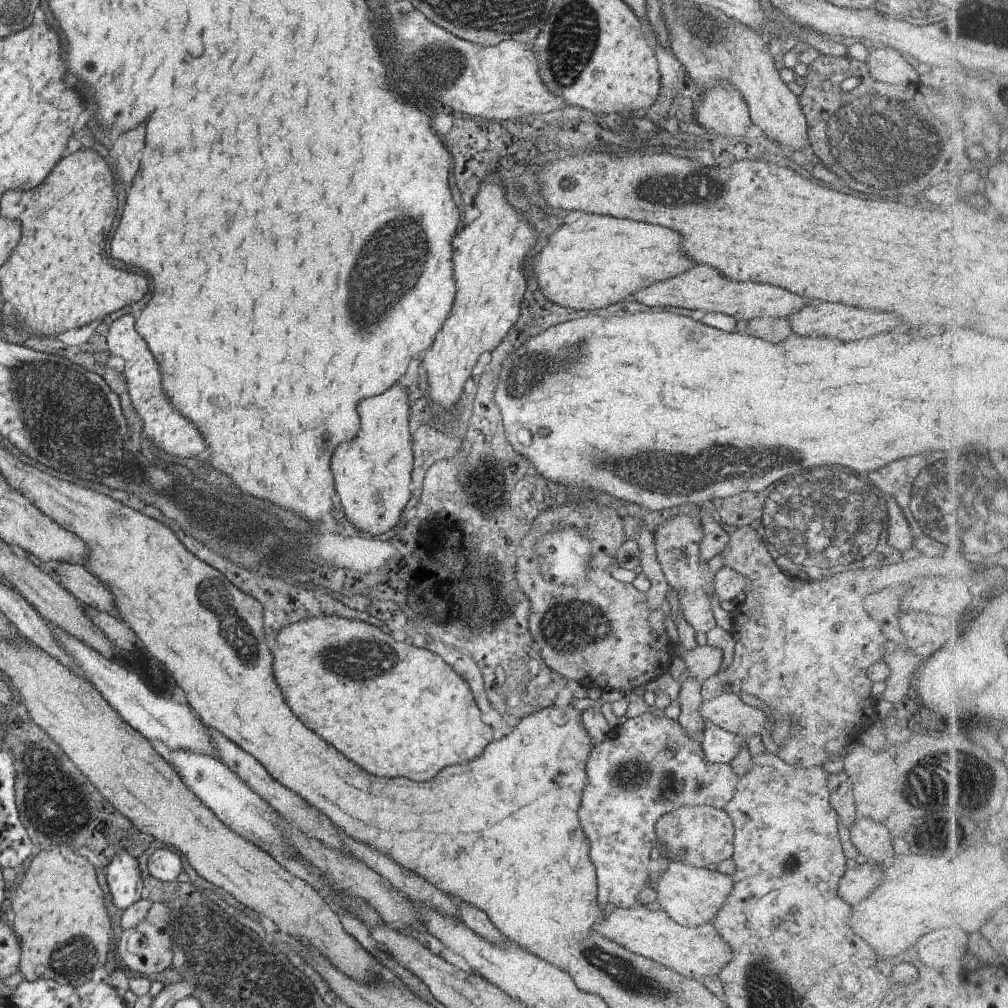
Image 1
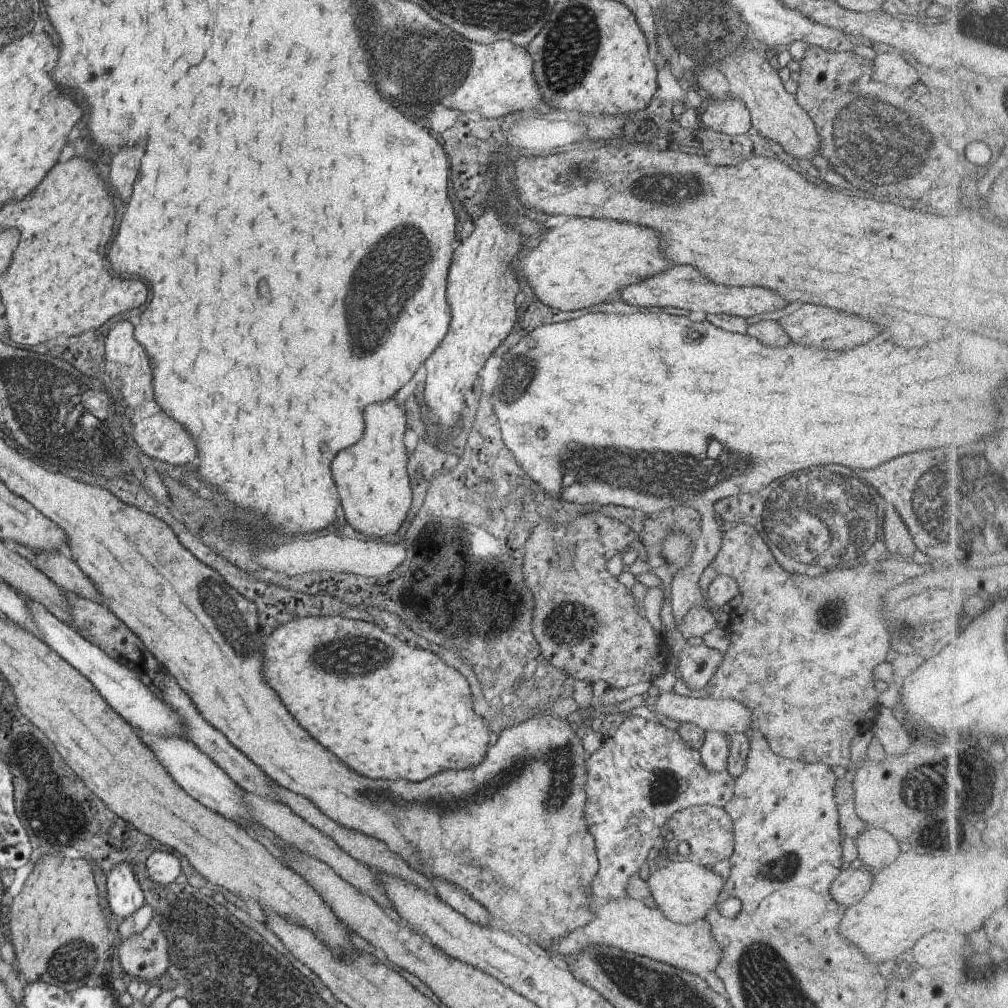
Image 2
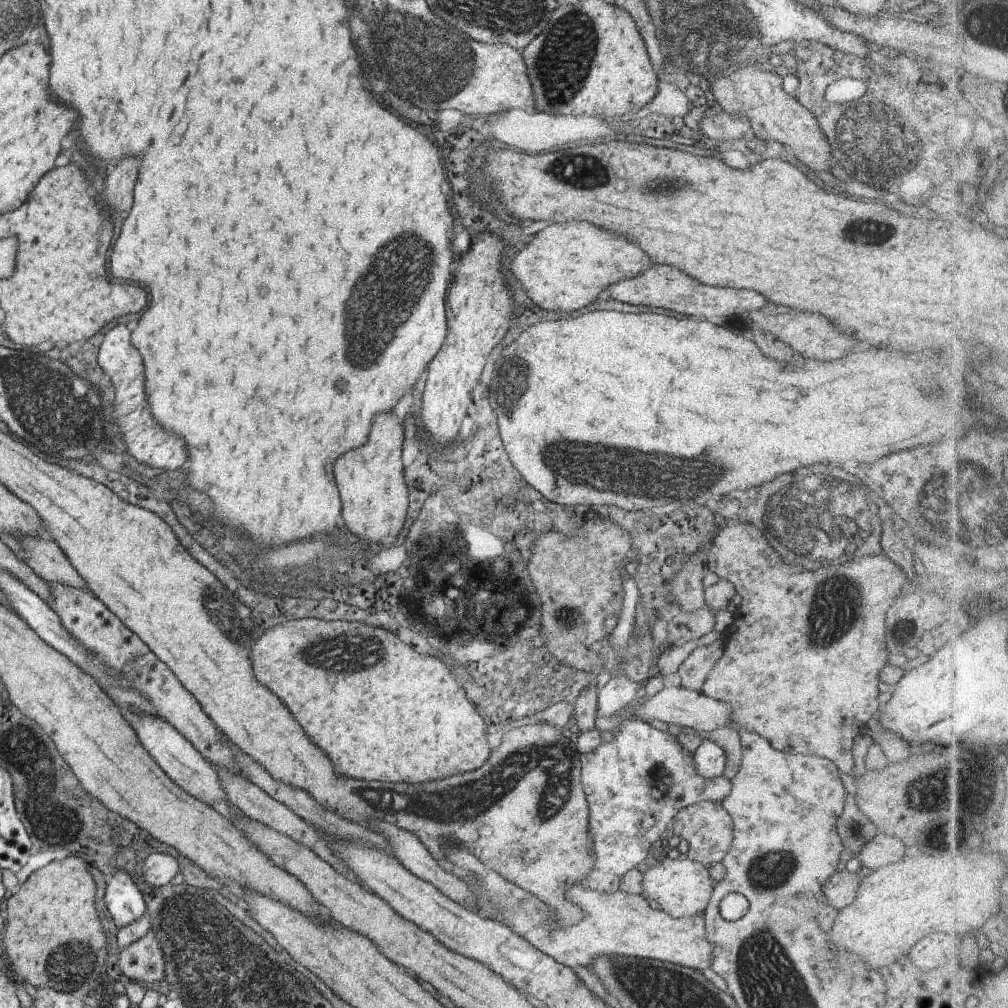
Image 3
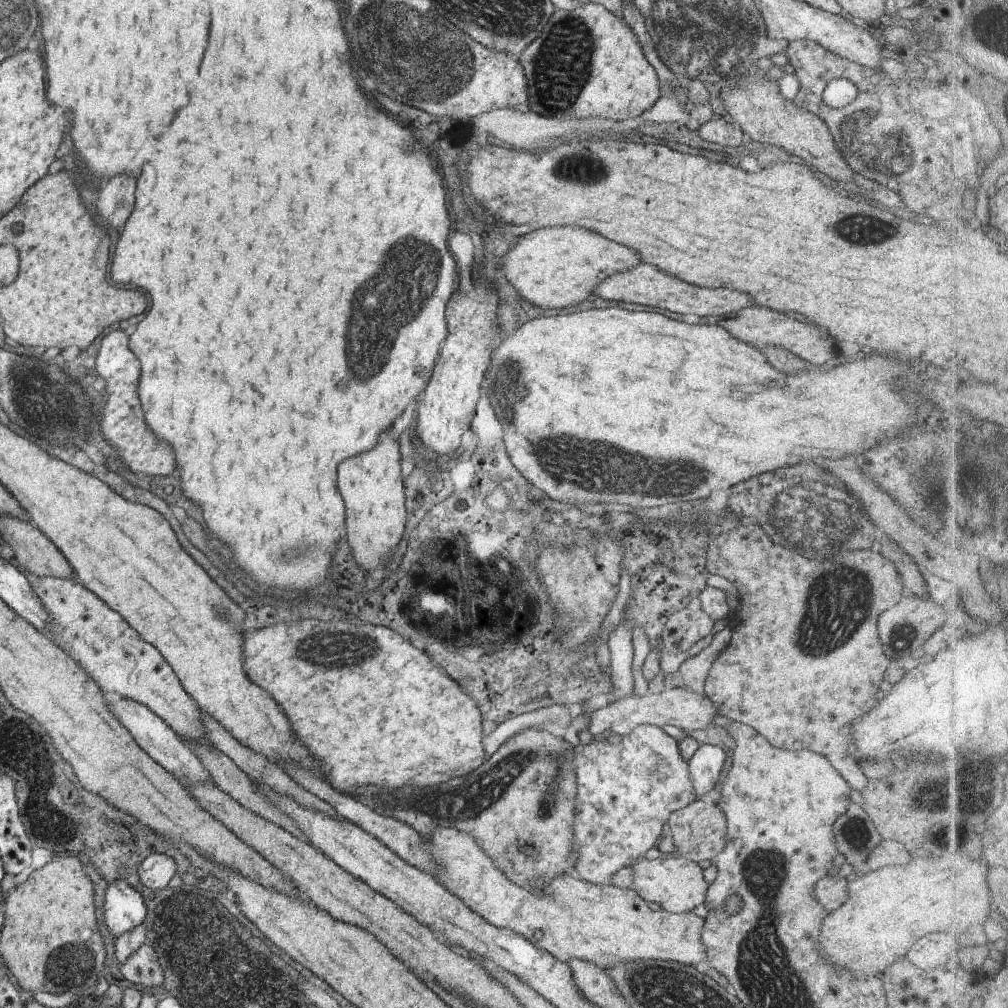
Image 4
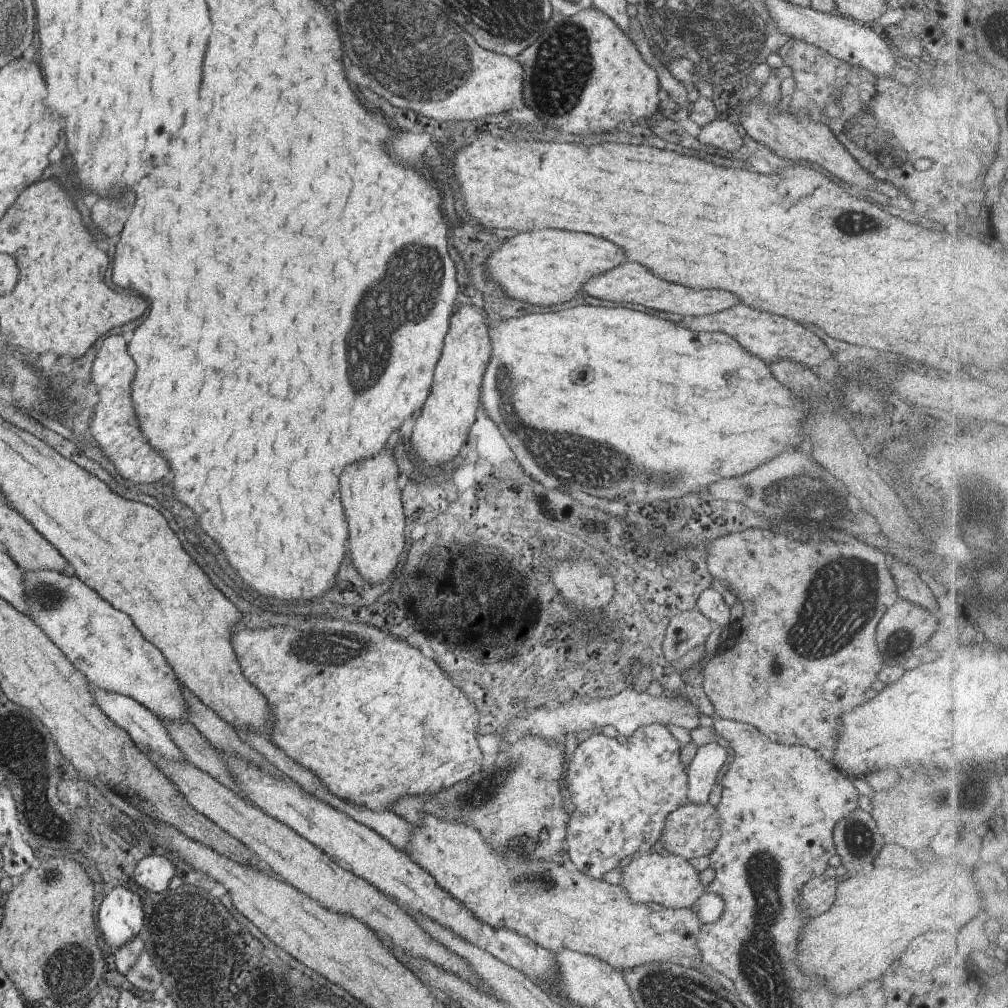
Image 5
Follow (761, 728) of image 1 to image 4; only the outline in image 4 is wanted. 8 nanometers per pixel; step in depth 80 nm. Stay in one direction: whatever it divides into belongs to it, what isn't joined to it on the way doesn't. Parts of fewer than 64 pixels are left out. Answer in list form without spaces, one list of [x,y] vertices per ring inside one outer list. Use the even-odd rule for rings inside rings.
[[[685,685],[671,687],[670,690],[663,690],[660,694],[632,695],[618,699],[605,707],[594,708],[592,712],[589,731],[594,736],[602,735],[602,732],[608,732],[608,730],[614,734],[626,736],[639,721],[658,727],[670,724],[680,729],[703,729],[712,727],[710,723],[717,714],[720,714],[717,706],[708,697],[696,693]]]

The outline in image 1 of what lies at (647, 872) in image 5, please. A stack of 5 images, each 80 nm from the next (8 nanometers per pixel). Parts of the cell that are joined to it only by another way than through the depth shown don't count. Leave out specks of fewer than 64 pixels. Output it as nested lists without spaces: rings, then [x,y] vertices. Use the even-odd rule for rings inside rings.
[[[672,862],[667,870],[662,872],[654,888],[662,910],[679,925],[694,928],[708,923],[712,924],[713,918],[730,896],[734,883],[732,875],[720,873],[715,867],[698,868],[682,862]]]

